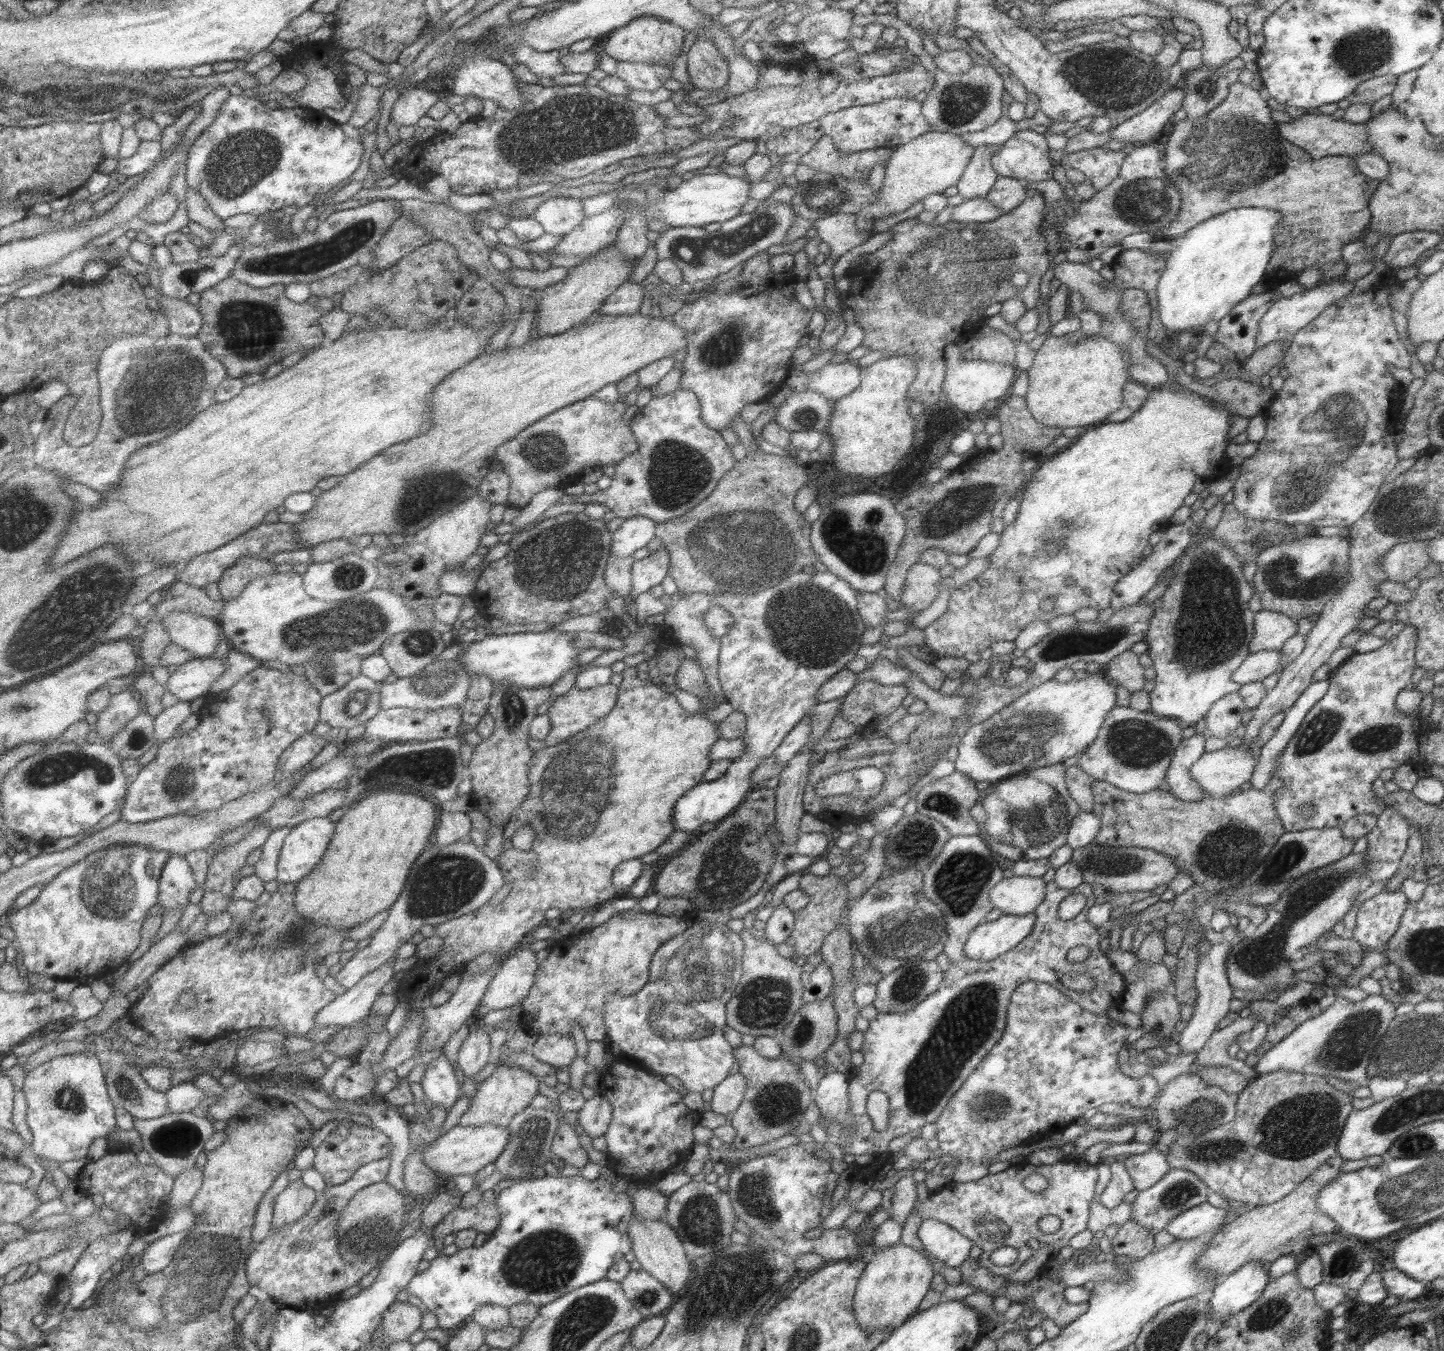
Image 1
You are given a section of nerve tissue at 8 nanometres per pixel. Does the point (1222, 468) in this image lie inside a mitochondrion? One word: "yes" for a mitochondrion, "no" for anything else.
no

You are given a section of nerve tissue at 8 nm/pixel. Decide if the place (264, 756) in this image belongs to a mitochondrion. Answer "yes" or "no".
no

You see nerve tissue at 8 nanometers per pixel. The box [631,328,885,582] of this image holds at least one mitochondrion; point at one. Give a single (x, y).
(676, 472)

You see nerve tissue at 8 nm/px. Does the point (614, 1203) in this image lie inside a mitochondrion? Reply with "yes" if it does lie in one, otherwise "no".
no

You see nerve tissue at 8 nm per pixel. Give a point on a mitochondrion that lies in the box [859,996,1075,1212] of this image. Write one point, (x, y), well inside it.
(990, 1106)

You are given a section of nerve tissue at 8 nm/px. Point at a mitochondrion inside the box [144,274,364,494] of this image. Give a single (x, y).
(249, 330)

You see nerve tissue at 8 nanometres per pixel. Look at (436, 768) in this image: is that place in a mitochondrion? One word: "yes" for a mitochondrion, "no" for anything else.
yes

